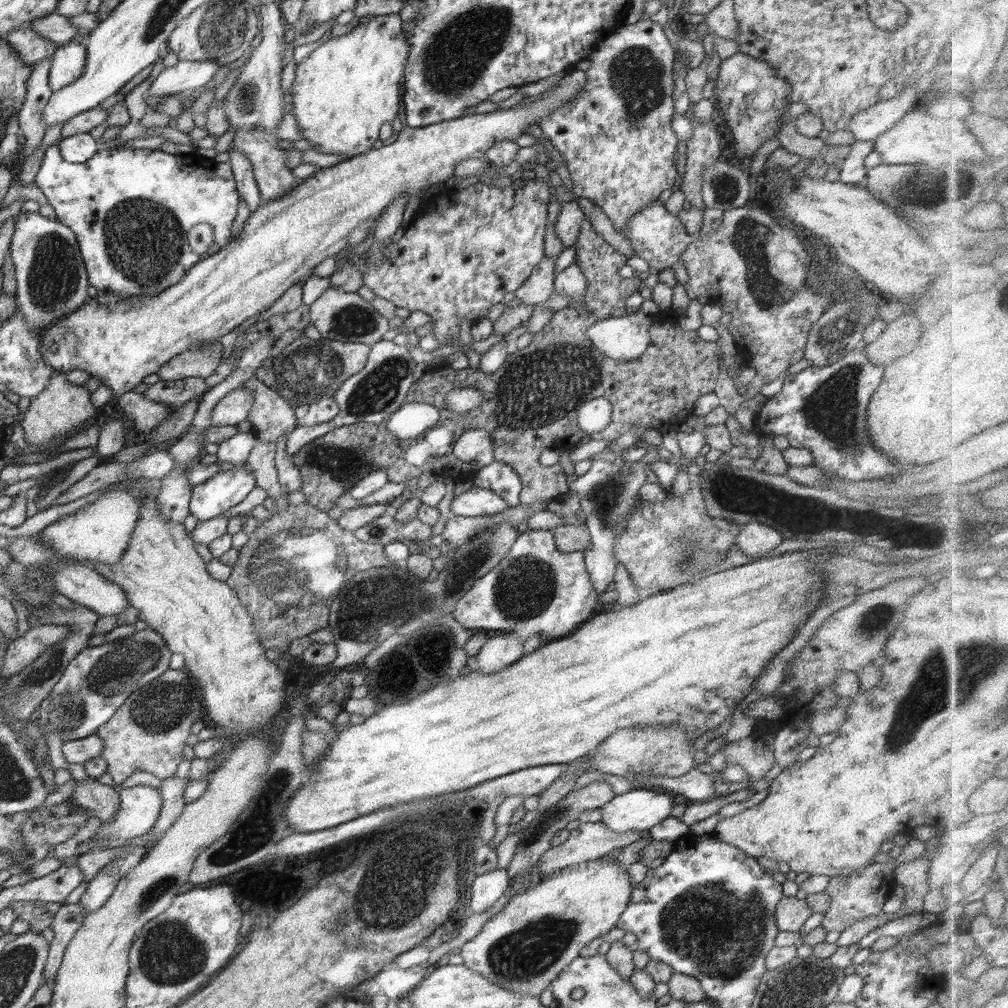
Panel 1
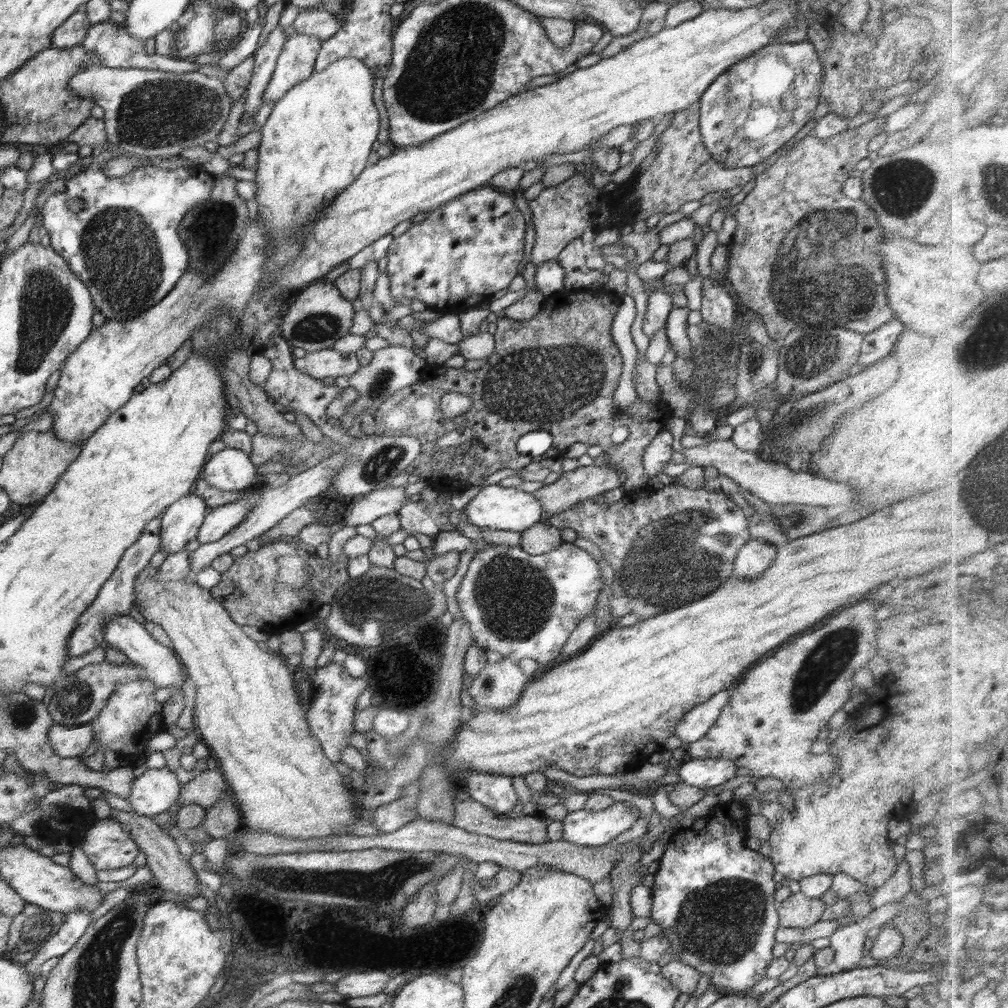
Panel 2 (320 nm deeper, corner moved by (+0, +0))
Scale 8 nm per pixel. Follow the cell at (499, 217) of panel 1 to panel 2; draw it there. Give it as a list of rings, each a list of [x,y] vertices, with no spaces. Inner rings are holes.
[[[491,185],[486,187],[480,187],[476,190],[461,194],[454,200],[431,210],[428,213],[428,217],[421,221],[419,224],[413,225],[408,228],[402,236],[392,239],[392,244],[389,248],[389,254],[386,272],[390,281],[390,292],[394,298],[406,296],[406,298],[412,298],[412,300],[420,300],[428,306],[428,308],[441,310],[448,313],[461,313],[468,309],[476,308],[485,301],[491,300],[492,296],[498,290],[507,288],[512,279],[518,274],[518,264],[523,259],[524,250],[524,235],[526,231],[526,222],[522,213],[518,211],[516,205],[514,205],[514,195],[512,193],[503,192],[502,190],[494,189]]]

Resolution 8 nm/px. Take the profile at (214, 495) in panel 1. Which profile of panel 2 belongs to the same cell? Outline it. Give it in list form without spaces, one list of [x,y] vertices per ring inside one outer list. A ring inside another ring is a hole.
[[[195,490],[174,502],[161,516],[159,550],[172,555],[185,549],[190,540],[197,538],[199,527],[210,510]]]

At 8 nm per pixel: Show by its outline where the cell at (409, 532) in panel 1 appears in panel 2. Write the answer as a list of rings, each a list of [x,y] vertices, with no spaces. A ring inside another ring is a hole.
[[[420,501],[405,503],[398,513],[401,528],[410,535],[426,534],[426,536],[436,537],[441,531],[436,525],[436,515],[422,508]]]

